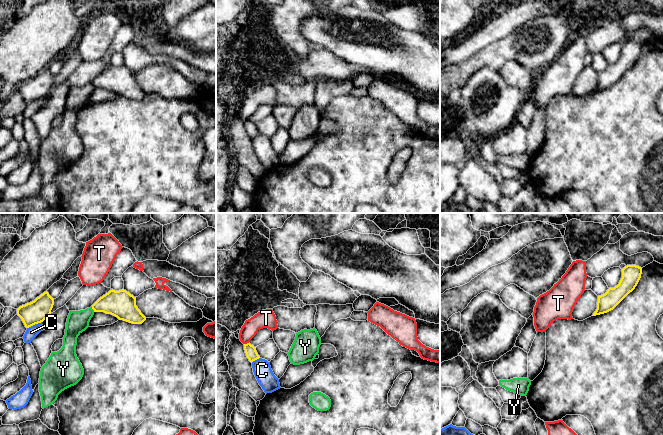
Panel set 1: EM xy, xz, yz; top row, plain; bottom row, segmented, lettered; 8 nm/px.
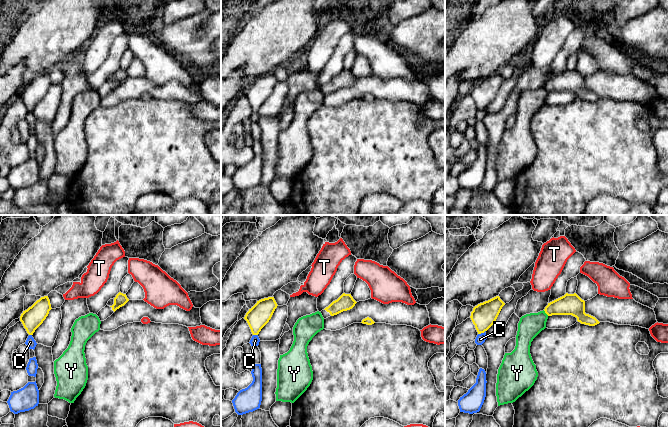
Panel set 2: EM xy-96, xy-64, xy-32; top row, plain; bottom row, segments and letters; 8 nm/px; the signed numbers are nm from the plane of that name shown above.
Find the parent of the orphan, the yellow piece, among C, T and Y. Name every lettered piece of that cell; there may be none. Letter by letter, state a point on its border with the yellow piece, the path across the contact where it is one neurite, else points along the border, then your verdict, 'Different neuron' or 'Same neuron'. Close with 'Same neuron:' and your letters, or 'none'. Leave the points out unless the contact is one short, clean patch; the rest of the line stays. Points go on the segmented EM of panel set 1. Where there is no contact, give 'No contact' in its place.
C: Touches yellow at xy (34, 324). Different neuron
T: Touches yellow at xz (247, 343). Same neuron
Y: Touches yellow at xy (92, 308). Different neuron
Same neuron: T

